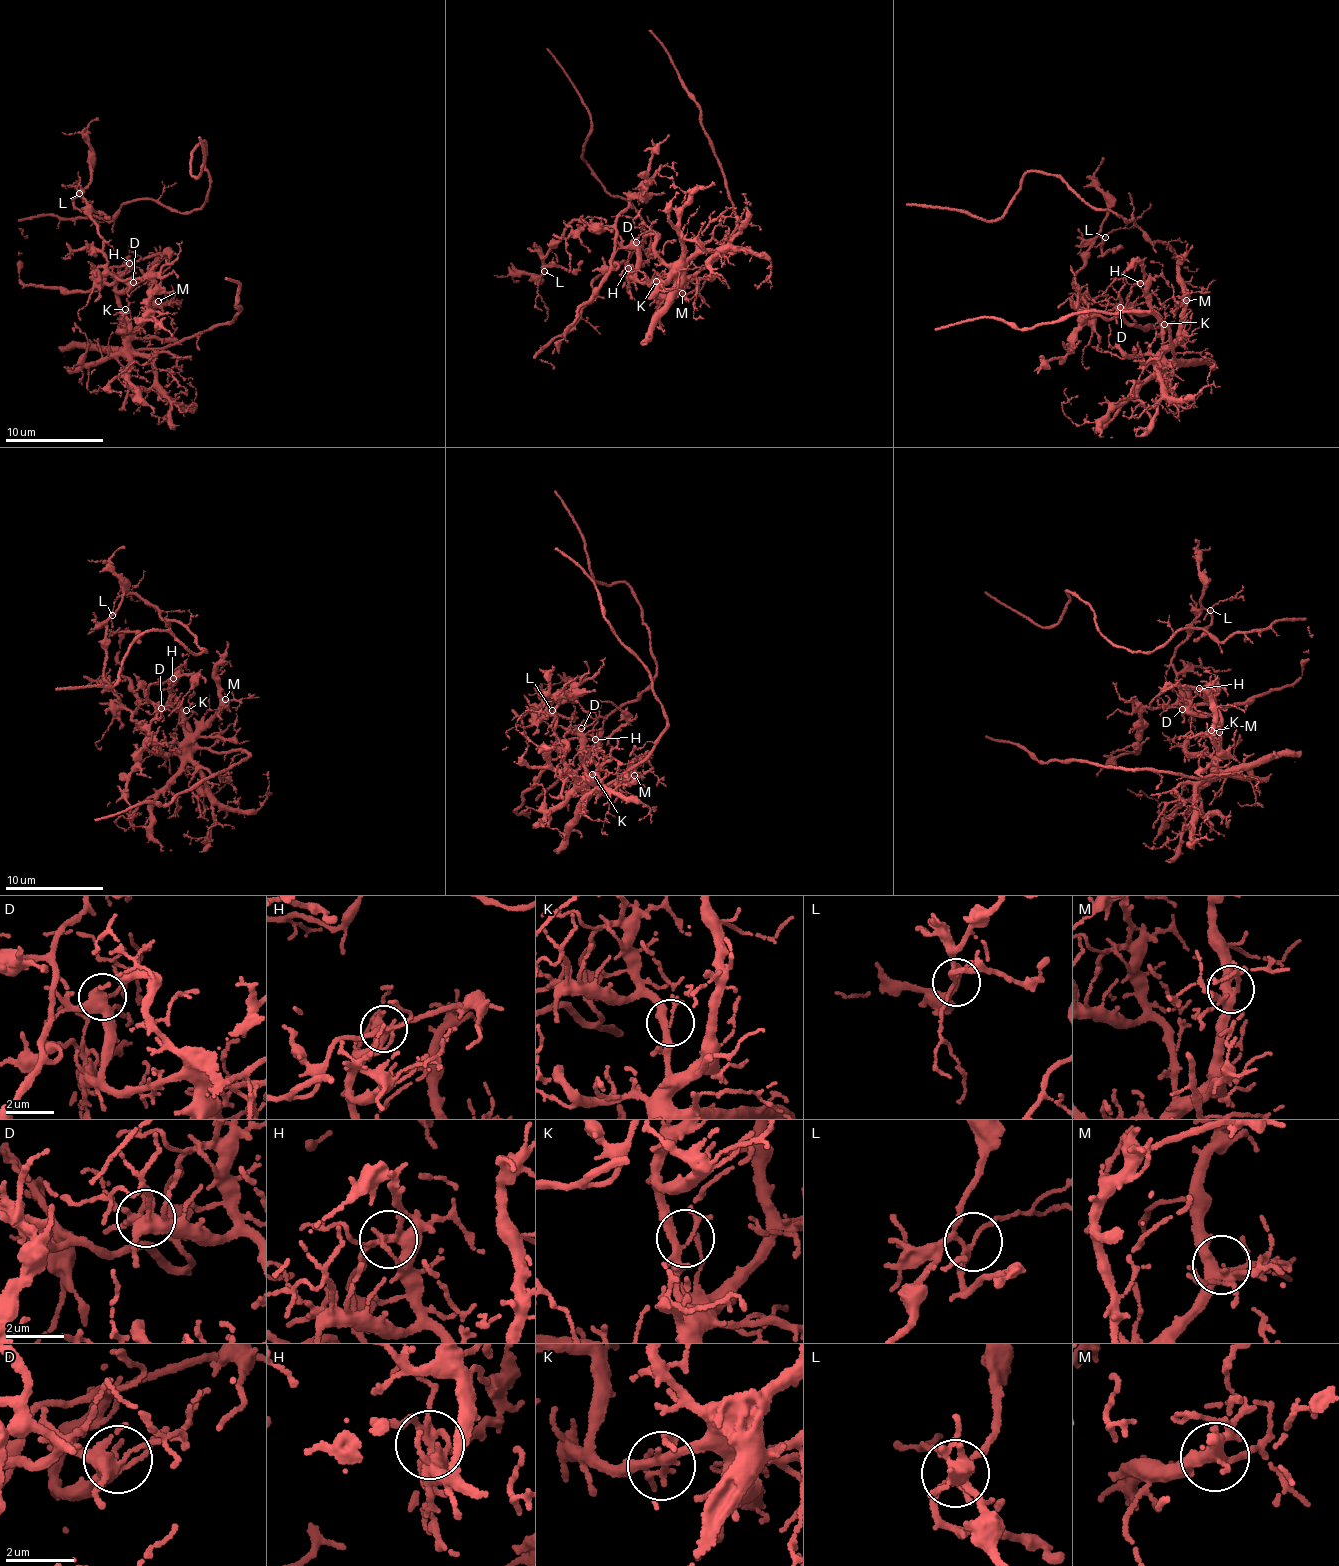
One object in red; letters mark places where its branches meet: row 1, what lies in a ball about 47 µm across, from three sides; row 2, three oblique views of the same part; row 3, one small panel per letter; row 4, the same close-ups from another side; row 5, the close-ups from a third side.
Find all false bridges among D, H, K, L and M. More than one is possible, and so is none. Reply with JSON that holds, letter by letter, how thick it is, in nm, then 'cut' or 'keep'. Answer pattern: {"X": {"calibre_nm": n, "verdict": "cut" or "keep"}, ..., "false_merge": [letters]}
{"D": {"calibre_nm": 380, "verdict": "keep"}, "H": {"calibre_nm": 320, "verdict": "cut"}, "K": {"calibre_nm": 180, "verdict": "keep"}, "L": {"calibre_nm": 130, "verdict": "keep"}, "M": {"calibre_nm": 240, "verdict": "keep"}, "false_merge": ["H"]}

